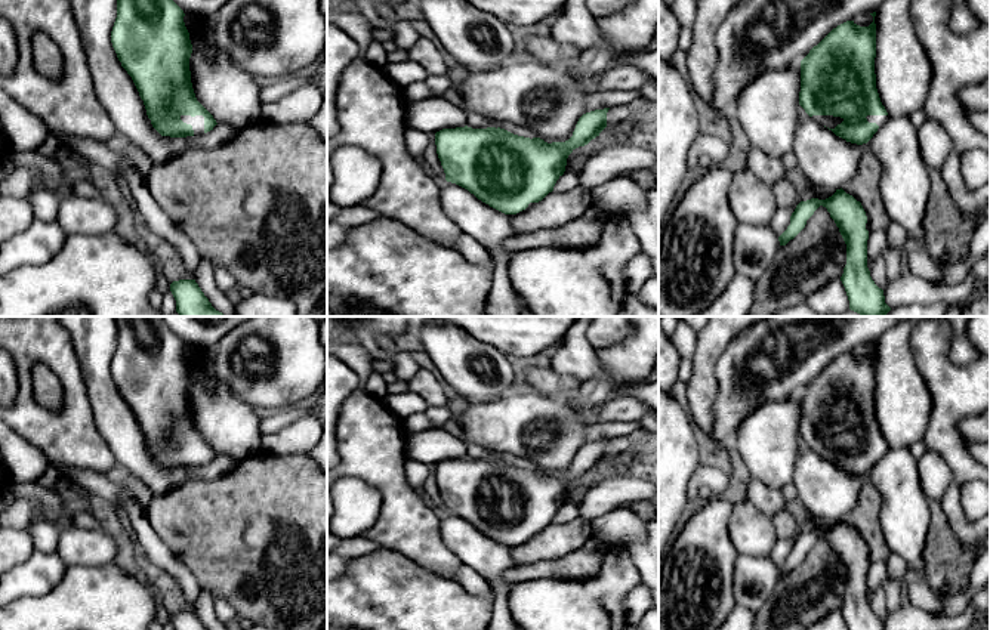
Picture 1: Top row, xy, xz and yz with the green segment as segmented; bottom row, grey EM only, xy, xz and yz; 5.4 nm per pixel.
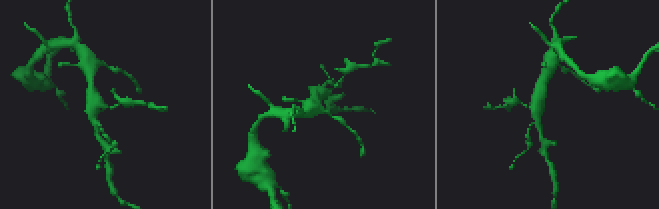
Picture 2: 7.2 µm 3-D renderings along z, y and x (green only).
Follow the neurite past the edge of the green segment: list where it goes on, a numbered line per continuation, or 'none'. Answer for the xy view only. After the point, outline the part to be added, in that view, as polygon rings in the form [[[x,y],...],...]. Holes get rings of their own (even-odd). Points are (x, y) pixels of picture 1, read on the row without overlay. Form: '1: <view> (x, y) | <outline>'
1: xy (197, 453) | [[[181,447],[181,451],[192,457],[194,466],[204,464],[204,448],[203,447]]]

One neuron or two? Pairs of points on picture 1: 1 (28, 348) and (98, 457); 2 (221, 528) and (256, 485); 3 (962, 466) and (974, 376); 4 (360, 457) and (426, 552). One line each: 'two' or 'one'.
1: one
2: one
3: one
4: one

